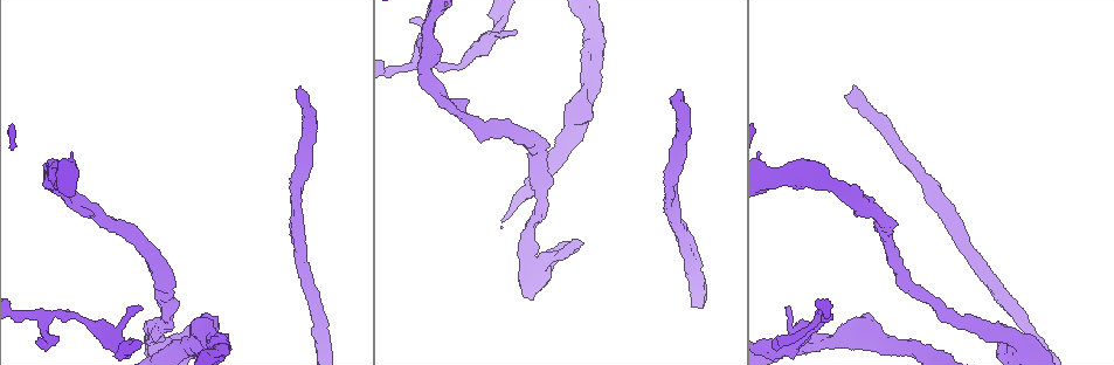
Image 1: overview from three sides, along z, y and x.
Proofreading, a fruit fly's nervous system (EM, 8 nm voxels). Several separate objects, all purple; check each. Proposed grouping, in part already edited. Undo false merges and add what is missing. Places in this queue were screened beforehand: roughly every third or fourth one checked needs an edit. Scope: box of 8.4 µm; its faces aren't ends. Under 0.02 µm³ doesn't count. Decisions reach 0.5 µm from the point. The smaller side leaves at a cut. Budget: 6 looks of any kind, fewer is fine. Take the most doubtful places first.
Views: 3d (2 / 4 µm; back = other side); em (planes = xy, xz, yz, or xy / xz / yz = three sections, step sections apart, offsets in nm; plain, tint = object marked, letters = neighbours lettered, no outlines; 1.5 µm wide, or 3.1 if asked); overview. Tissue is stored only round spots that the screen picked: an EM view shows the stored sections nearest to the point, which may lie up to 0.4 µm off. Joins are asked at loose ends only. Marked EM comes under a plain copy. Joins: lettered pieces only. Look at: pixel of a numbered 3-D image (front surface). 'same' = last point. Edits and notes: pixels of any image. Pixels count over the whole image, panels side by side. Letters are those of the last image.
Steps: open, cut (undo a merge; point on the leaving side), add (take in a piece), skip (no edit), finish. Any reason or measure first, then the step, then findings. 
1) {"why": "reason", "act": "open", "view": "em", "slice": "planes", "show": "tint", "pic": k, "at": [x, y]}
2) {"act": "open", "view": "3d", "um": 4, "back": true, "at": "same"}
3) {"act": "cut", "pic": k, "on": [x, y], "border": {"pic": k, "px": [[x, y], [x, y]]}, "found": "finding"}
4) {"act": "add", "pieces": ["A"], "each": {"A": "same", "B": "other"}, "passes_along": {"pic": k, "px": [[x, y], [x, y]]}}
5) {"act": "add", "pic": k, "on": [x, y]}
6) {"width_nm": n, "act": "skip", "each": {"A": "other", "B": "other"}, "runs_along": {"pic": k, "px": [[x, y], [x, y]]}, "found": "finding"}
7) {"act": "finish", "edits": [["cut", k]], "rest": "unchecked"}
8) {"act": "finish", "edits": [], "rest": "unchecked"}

{"act": "open", "view": "3d", "um": 2, "pic": 1, "at": [674, 101]}

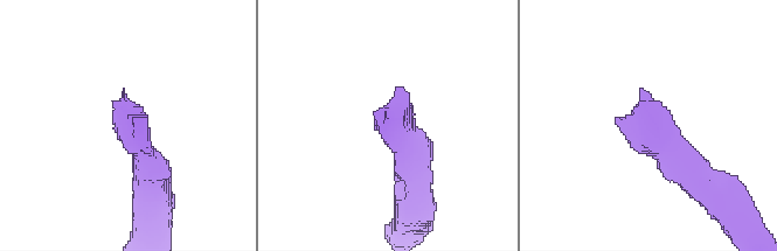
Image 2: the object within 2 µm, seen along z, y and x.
{"why": "shape alone is not enough", "act": "open", "view": "em", "slice": "planes", "show": "letters", "pic": 2, "at": [124, 90]}

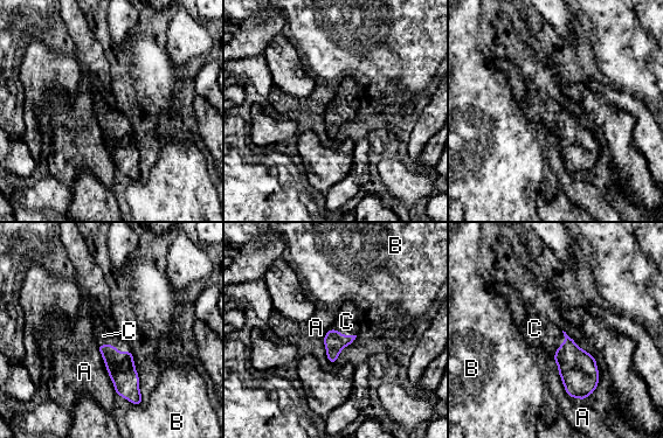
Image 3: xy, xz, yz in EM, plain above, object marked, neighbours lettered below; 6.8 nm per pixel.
{"act": "add", "pieces": ["C"], "each": {"A": "other", "B": "other", "C": "same"}, "found": "the cell continues"}

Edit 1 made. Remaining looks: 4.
{"why": "a fork", "act": "open", "view": "em", "slice": "xy", "step": 8, "show": "tint", "pic": 1, "at": [817, 317]}

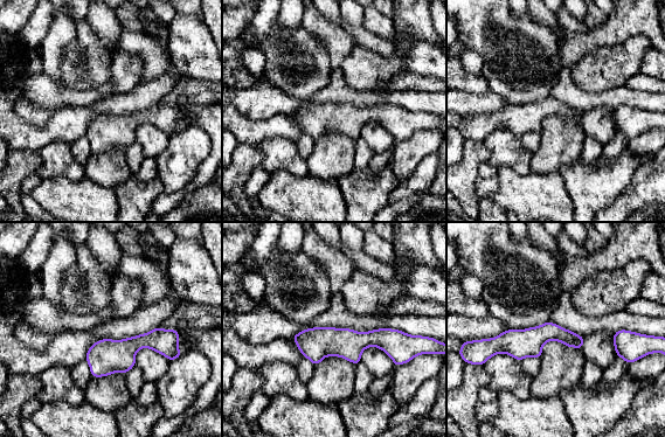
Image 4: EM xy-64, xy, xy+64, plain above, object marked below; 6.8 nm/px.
{"act": "open", "view": "em", "slice": "planes", "show": "tint", "at": "same"}

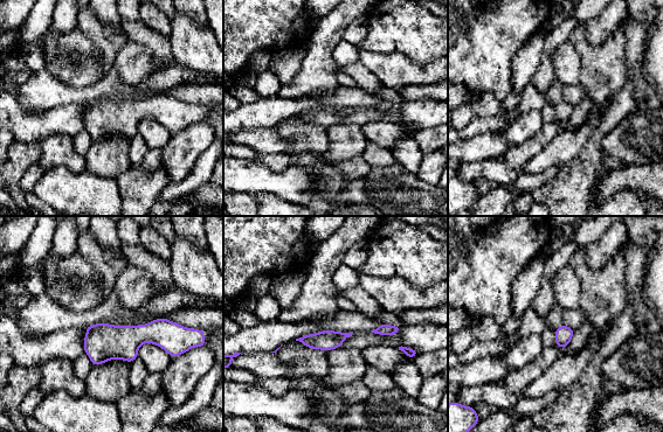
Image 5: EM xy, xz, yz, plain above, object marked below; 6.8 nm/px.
{"act": "open", "view": "em", "slice": "planes", "show": "letters", "at": "same"}

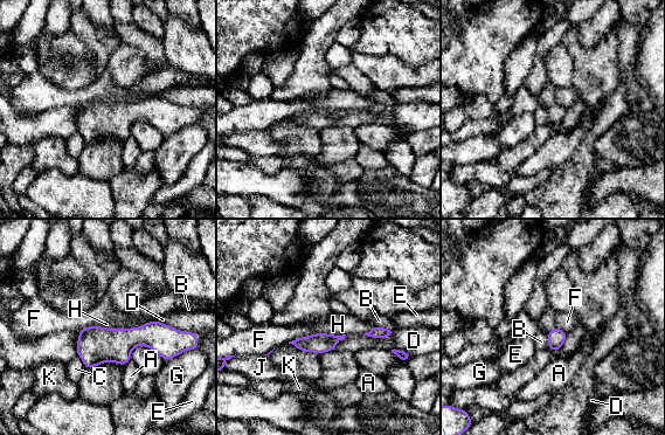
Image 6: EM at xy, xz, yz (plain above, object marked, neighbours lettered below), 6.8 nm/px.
{"act": "skip", "each": {"A": "other", "B": "other", "C": "other", "D": "other", "E": "other", "F": "other", "G": "other", "H": "other", "J": "other", "K": "other"}, "runs_along": {"pic": 6, "px": [[174, 342], [127, 338], [80, 352]]}, "found": "one cell here"}

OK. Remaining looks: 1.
{"act": "finish", "edits": [["add", 3]], "rest": "unchecked"}

